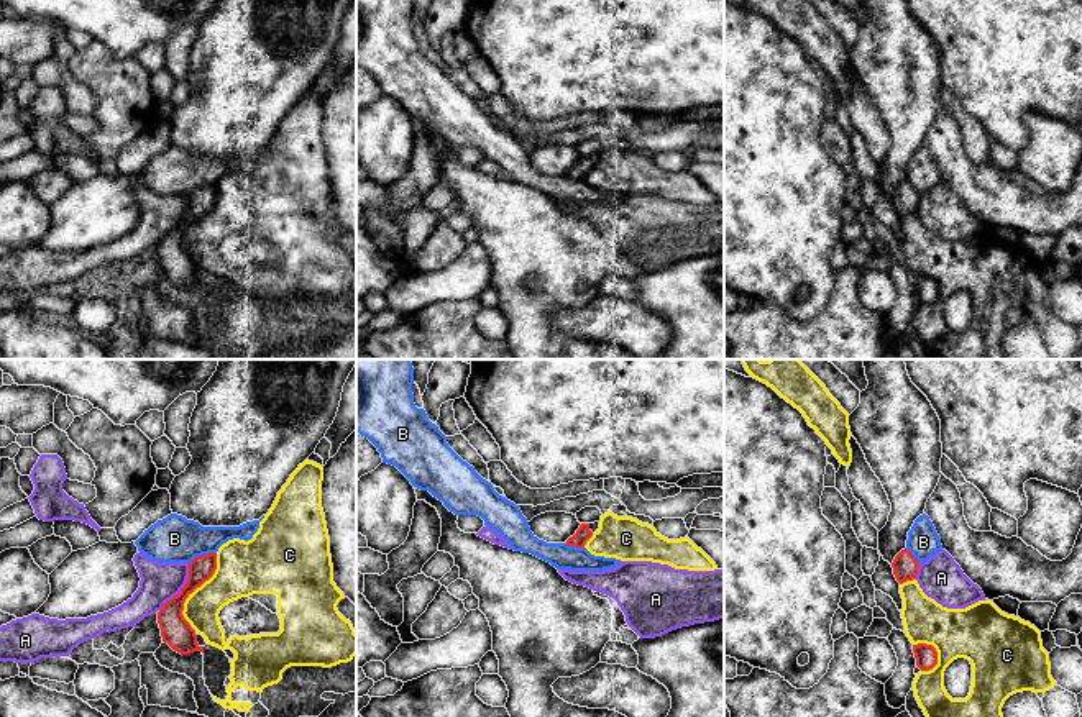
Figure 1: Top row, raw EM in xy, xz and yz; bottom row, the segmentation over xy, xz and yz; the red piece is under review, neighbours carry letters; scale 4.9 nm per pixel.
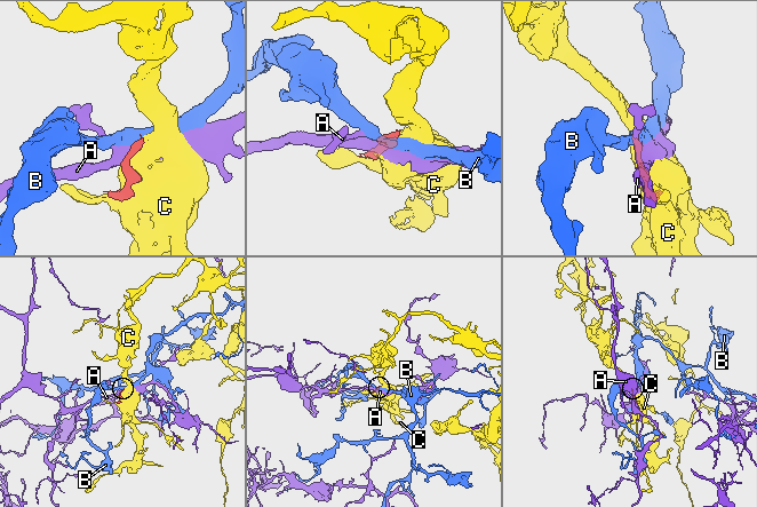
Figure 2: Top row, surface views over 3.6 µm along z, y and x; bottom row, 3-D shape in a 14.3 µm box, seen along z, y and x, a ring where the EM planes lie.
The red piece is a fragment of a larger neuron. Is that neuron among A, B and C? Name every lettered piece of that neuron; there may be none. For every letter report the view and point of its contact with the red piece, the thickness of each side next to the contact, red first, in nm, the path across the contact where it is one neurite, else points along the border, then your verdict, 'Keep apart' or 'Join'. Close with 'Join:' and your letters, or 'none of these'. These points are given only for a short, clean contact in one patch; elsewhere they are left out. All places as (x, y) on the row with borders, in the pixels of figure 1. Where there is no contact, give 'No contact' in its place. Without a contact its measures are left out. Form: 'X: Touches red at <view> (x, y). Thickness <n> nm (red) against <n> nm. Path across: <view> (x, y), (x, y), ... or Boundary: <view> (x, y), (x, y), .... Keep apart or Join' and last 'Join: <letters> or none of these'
A: Touches red at xy (183, 588). Thickness 150 nm (red) against 190 nm. Boundary: xy (189, 563), (186, 584), (160, 611). Keep apart
B: Touches red at xy (202, 555). Thickness 120 nm (red) against 220 nm. Boundary: xy (215, 553), (197, 555), (189, 563). Keep apart
C: Touches red at xy (192, 591). Thickness 150 nm (red) against 240 nm. Keep apart
Join: none of these

